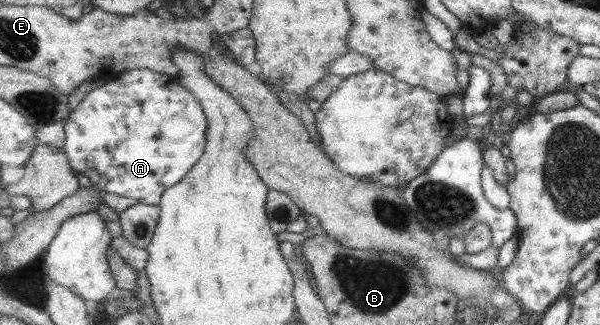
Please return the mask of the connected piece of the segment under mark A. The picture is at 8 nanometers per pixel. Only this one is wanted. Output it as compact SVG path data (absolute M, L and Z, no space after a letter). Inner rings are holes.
M121 68L103 86L88 92L69 115L65 132L65 151L71 166L100 190L122 197L146 199L152 193L164 193L178 185L194 169L207 146L209 123L203 104L176 76Z

